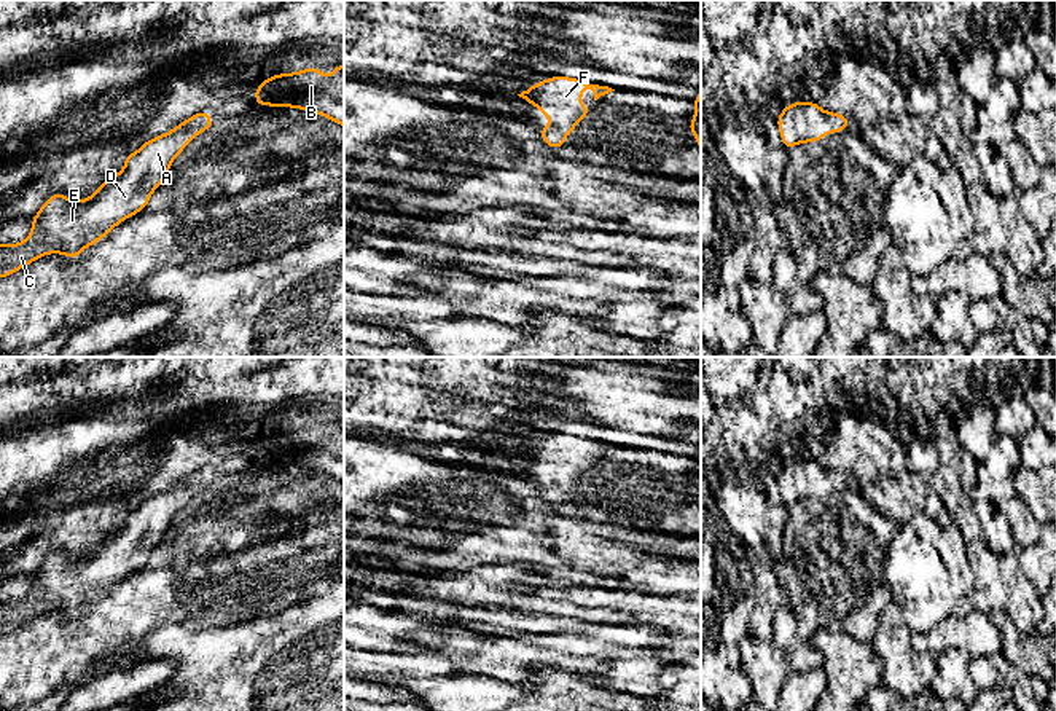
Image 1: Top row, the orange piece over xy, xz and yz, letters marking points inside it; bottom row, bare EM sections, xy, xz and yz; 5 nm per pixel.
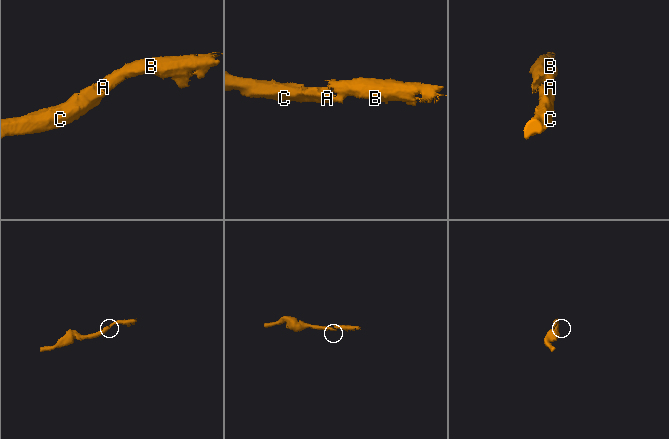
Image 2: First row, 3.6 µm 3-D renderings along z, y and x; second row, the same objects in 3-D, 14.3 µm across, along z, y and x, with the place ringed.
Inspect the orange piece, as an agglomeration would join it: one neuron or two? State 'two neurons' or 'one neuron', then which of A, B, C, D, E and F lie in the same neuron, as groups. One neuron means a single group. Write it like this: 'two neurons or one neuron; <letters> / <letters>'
one neuron; A B C D E F

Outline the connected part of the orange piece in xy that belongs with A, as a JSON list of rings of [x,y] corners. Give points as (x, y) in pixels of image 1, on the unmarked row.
[[[202,467],[172,488],[147,497],[124,515],[124,526],[108,534],[88,556],[73,558],[64,550],[49,553],[32,575],[25,598],[0,601],[0,636],[48,612],[78,615],[116,582],[139,571],[166,537],[172,518],[215,477]]]

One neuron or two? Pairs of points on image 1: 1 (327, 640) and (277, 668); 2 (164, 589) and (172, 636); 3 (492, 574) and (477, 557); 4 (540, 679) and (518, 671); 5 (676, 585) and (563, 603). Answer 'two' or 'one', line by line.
1: one
2: two
3: two
4: two
5: two

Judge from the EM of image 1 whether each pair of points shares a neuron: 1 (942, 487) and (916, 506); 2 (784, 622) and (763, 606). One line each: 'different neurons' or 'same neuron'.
1: different neurons
2: different neurons

